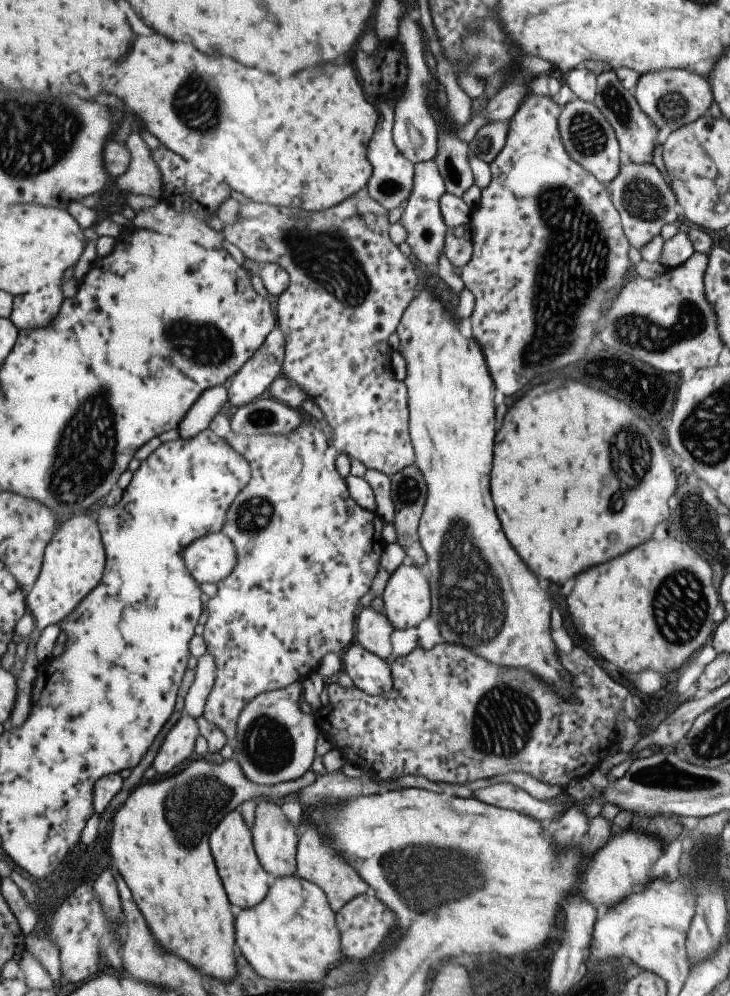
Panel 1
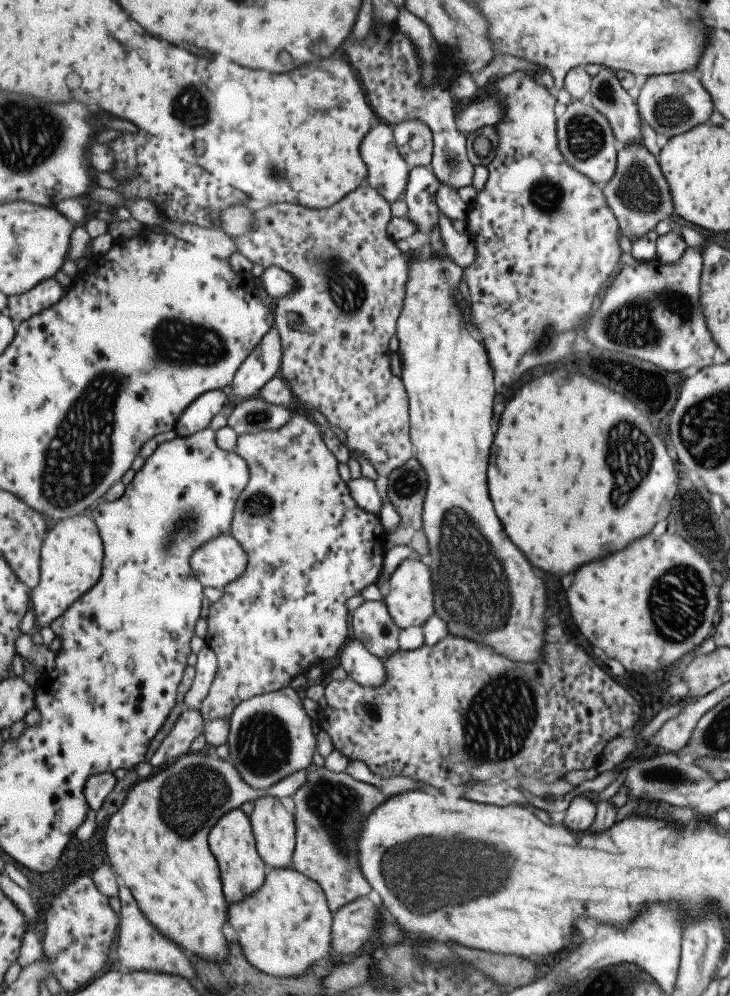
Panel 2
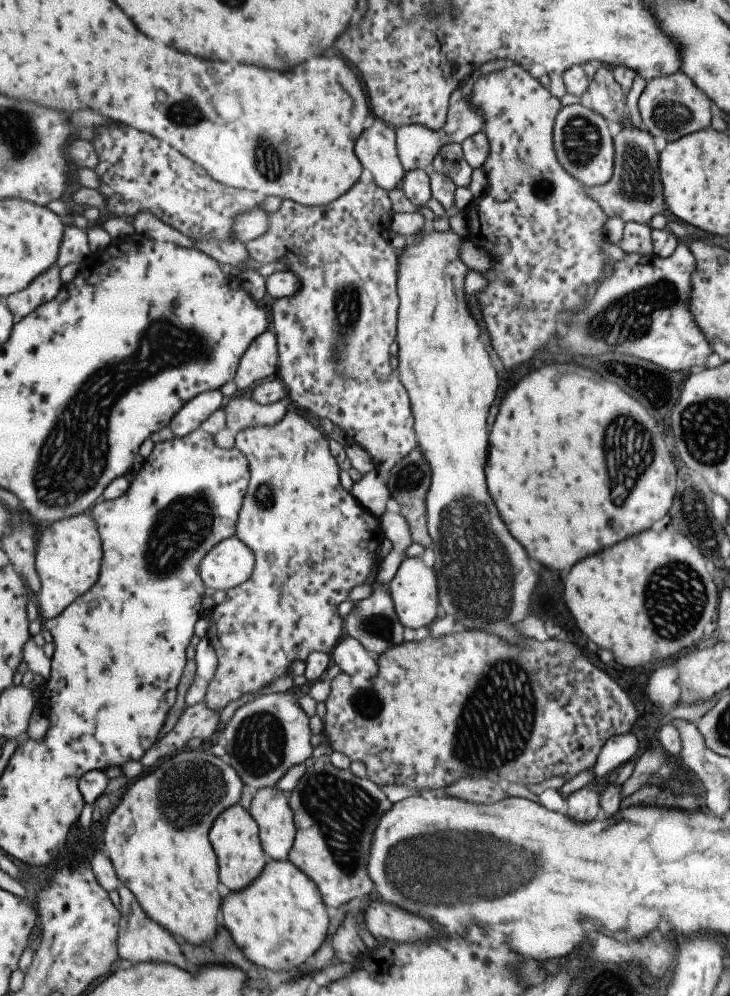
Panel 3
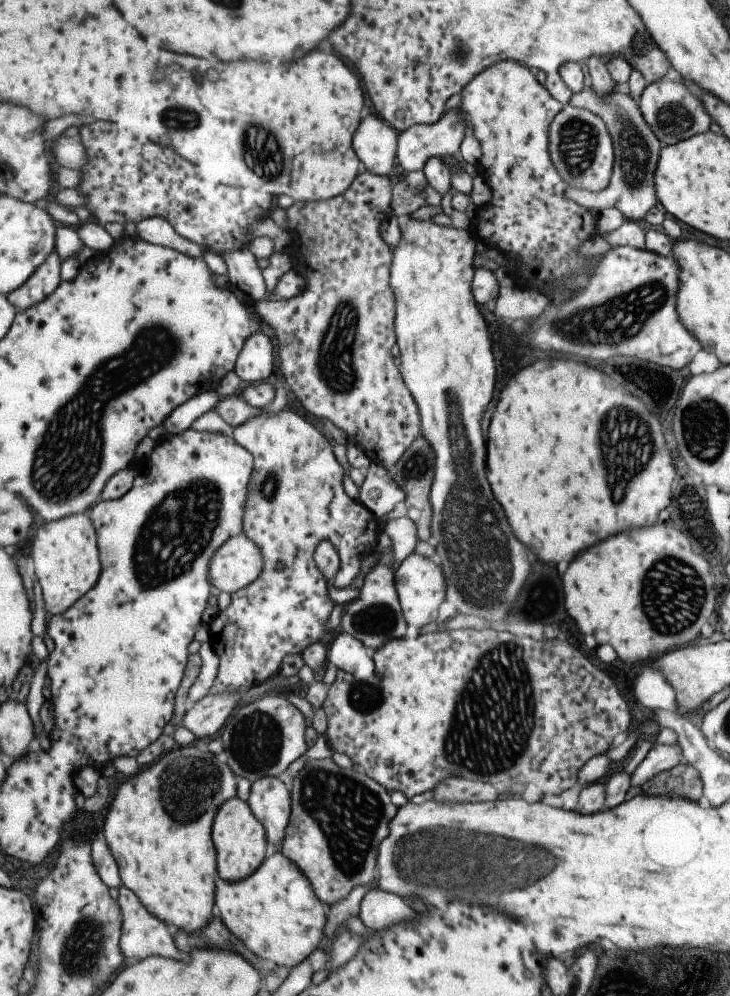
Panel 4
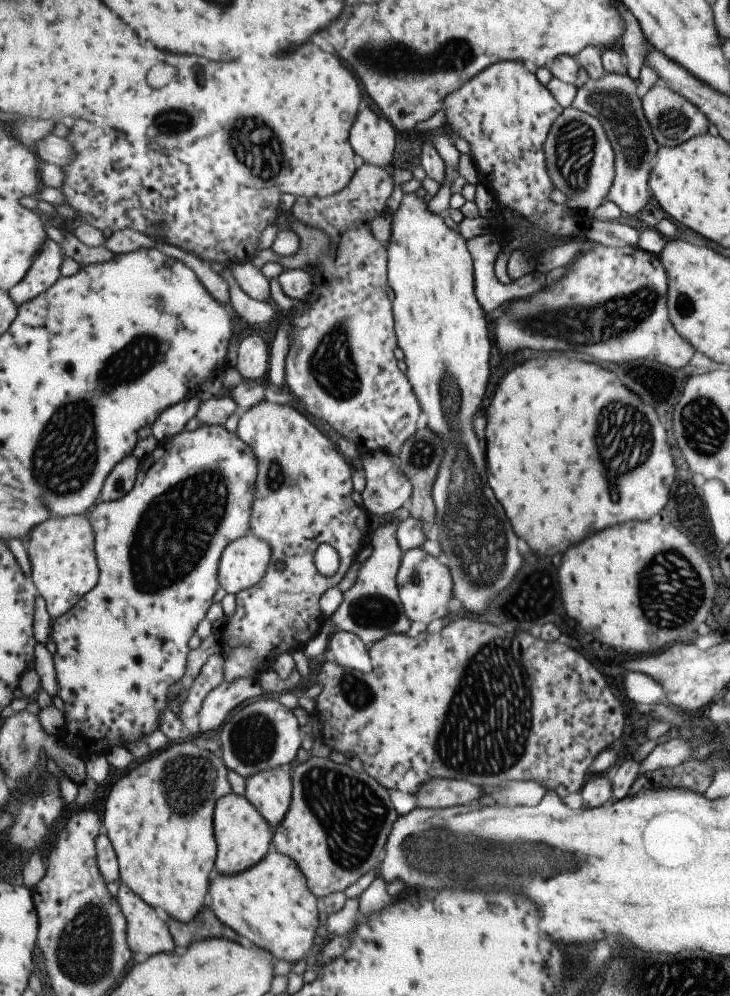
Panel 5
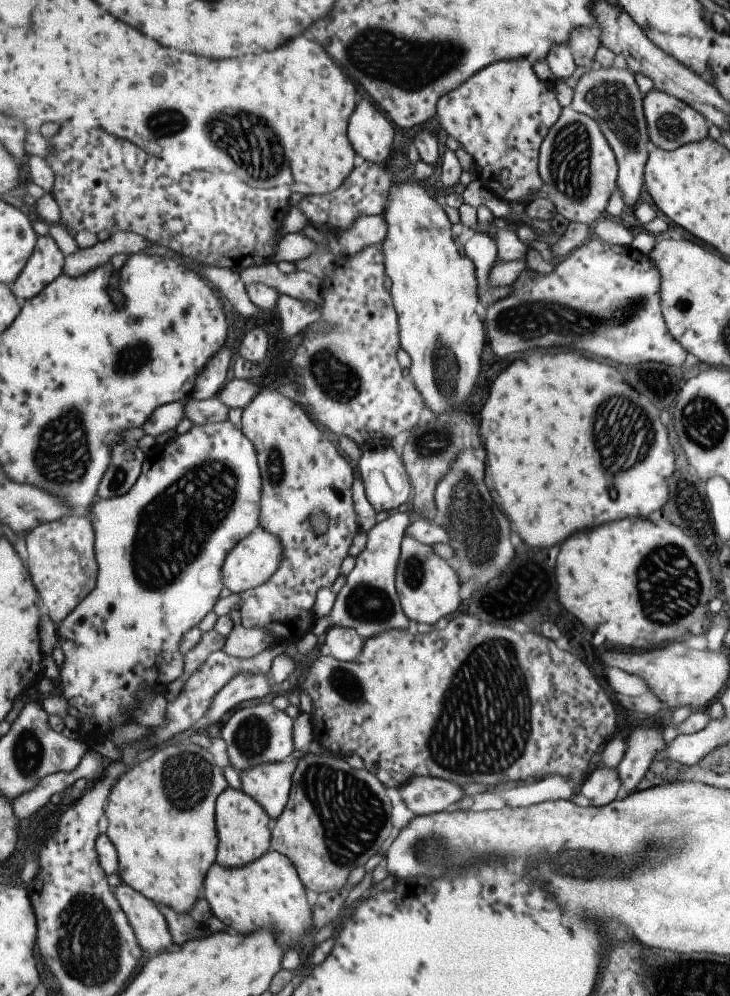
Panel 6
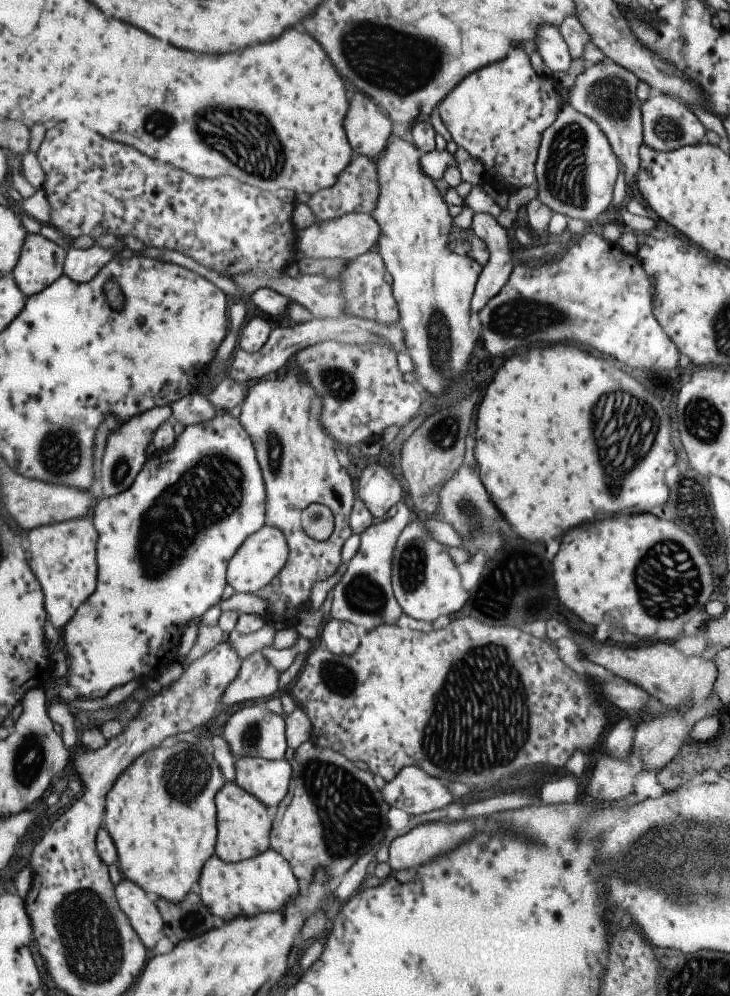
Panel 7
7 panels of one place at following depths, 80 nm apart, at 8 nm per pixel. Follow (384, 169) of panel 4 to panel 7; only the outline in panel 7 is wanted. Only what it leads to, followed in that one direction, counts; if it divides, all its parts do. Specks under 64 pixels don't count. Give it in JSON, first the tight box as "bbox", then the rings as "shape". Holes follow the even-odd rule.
{"bbox":[343,92,392,160],"shape":[[[355,92],[349,100],[349,108],[343,118],[343,130],[347,140],[351,140],[350,148],[354,155],[360,155],[367,159],[375,160],[385,149],[387,140],[391,134],[392,123],[389,118],[379,109],[369,96],[363,92]]]}

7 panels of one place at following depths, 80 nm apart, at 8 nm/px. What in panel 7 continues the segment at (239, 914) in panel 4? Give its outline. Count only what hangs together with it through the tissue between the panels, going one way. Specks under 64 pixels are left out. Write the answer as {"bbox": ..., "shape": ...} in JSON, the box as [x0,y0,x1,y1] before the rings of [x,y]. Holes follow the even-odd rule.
{"bbox":[199,849,298,920],"shape":[[[272,849],[233,864],[225,863],[213,855],[205,860],[199,874],[199,898],[213,916],[223,916],[221,920],[231,920],[231,916],[237,916],[239,910],[245,916],[279,912],[281,908],[285,908],[285,904],[289,904],[289,900],[295,900],[297,892],[298,880],[295,879],[291,866],[281,854]]]}

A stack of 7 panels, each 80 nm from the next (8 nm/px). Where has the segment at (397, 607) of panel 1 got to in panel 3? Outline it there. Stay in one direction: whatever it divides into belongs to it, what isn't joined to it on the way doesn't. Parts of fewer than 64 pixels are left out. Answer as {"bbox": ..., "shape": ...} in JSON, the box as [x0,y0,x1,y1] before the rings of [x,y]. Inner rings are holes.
{"bbox":[387,557,437,628],"shape":[[[405,557],[387,583],[397,620],[403,628],[428,627],[437,618],[437,579],[433,568],[425,566],[421,557]]]}

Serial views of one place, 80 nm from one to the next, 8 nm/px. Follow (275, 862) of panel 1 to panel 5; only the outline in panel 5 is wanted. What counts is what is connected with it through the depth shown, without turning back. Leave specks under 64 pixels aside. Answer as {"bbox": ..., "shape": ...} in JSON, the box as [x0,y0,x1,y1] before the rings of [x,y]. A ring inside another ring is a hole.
{"bbox":[244,767,292,830],"shape":[[[275,767],[244,778],[244,797],[268,822],[271,830],[281,822],[289,806],[292,784],[286,770]]]}

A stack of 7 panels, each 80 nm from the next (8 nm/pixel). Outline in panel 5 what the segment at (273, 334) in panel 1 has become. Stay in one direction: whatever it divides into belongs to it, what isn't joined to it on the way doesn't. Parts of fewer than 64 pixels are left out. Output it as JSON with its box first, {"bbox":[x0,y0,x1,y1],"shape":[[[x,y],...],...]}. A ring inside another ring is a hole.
{"bbox":[235,334,269,380],"shape":[[[257,334],[239,340],[235,368],[243,379],[257,380],[268,369],[269,350]]]}

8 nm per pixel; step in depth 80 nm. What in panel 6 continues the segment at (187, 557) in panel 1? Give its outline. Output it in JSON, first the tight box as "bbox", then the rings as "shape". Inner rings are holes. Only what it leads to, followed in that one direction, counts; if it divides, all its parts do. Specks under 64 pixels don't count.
{"bbox":[221,525,282,595],"shape":[[[257,525],[248,535],[239,540],[224,558],[221,572],[225,588],[239,595],[263,584],[277,570],[281,557],[282,548],[278,536]]]}

